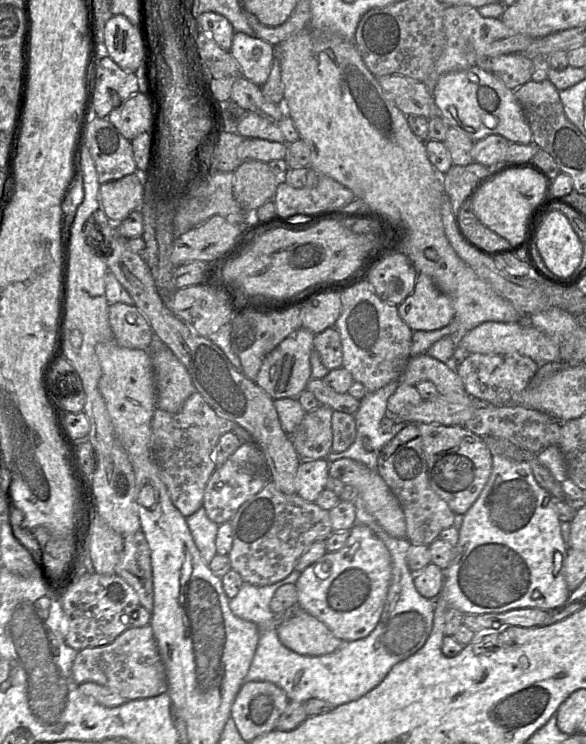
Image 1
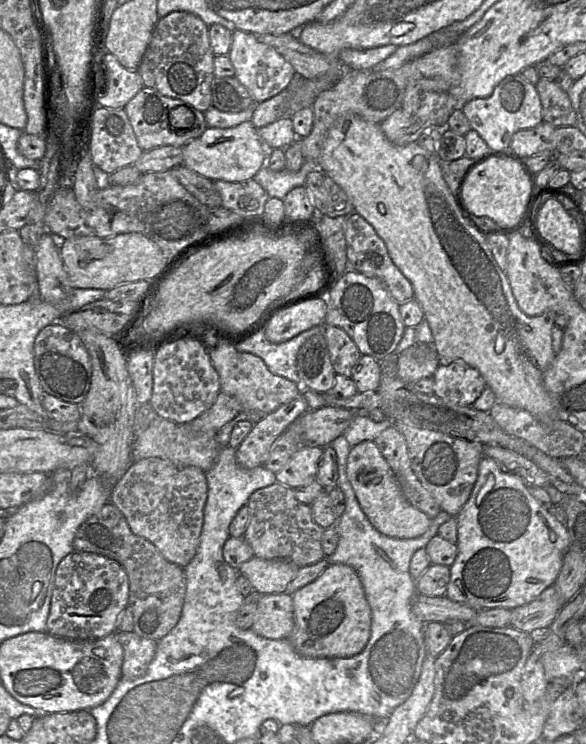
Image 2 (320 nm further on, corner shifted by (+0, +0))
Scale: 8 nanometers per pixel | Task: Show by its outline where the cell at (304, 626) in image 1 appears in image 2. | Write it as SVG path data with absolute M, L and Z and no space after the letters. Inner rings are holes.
M286 593L261 595L251 630L268 639L288 639L294 629L292 596Z

